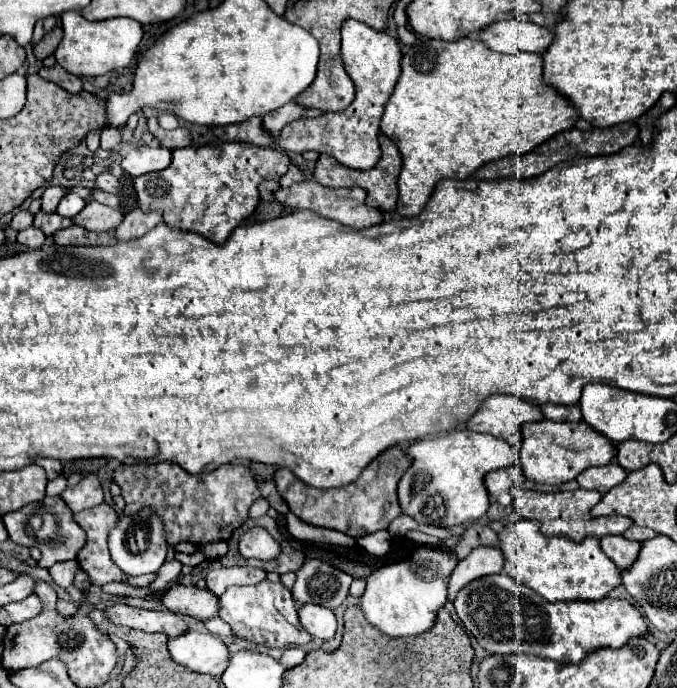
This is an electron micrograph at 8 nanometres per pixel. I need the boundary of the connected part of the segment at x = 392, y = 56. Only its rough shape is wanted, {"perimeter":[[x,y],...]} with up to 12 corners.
{"perimeter":[[358,20],[342,26],[356,86],[342,112],[282,128],[284,152],[370,170],[400,78],[400,46]]}

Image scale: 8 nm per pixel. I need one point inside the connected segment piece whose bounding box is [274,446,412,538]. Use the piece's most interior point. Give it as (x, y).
(369, 504)

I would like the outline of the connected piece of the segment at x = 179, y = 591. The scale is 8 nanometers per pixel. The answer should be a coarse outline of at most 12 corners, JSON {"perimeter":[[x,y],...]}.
{"perimeter":[[176,584],[162,604],[176,614],[208,620],[218,598],[198,586]]}

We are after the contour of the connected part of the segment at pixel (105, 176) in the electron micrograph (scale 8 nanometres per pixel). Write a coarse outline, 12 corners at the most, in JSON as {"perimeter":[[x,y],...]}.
{"perimeter":[[110,172],[96,176],[94,188],[118,192],[118,180]]}

